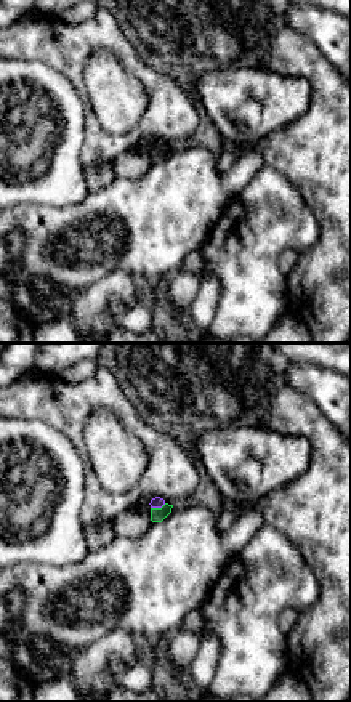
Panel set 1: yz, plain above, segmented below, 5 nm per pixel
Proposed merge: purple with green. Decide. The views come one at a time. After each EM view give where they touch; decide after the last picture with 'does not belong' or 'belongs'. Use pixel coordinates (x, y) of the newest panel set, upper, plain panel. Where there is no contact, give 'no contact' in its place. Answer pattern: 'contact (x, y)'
contact (157, 148)

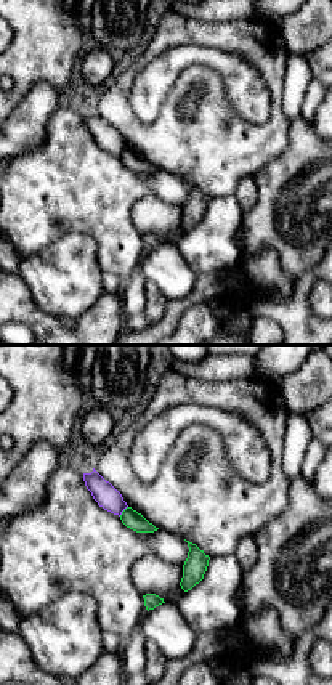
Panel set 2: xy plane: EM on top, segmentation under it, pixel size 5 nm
contact (124, 149)

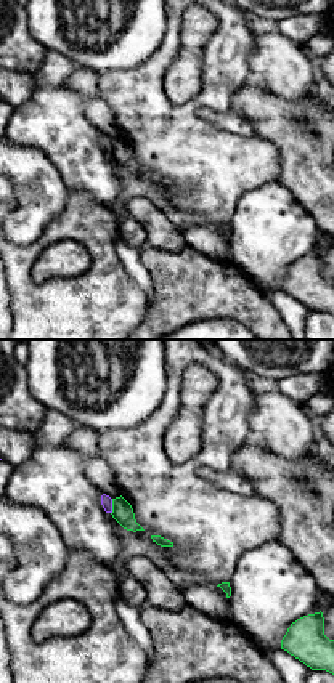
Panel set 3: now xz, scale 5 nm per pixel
contact (111, 148)

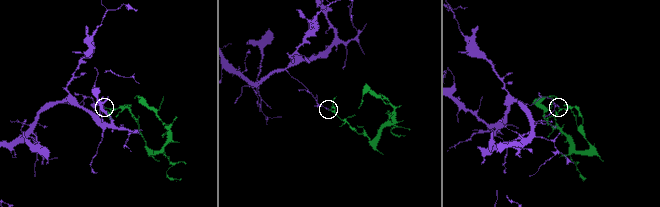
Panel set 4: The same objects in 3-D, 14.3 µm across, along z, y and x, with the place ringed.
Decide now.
does not belong

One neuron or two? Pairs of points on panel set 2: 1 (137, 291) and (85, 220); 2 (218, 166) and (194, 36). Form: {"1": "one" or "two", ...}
{"1": "two", "2": "one"}

